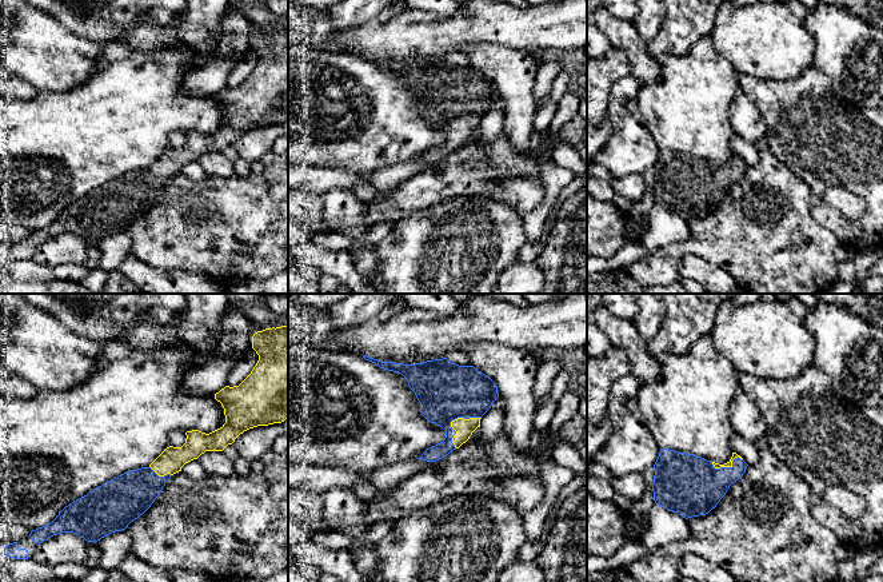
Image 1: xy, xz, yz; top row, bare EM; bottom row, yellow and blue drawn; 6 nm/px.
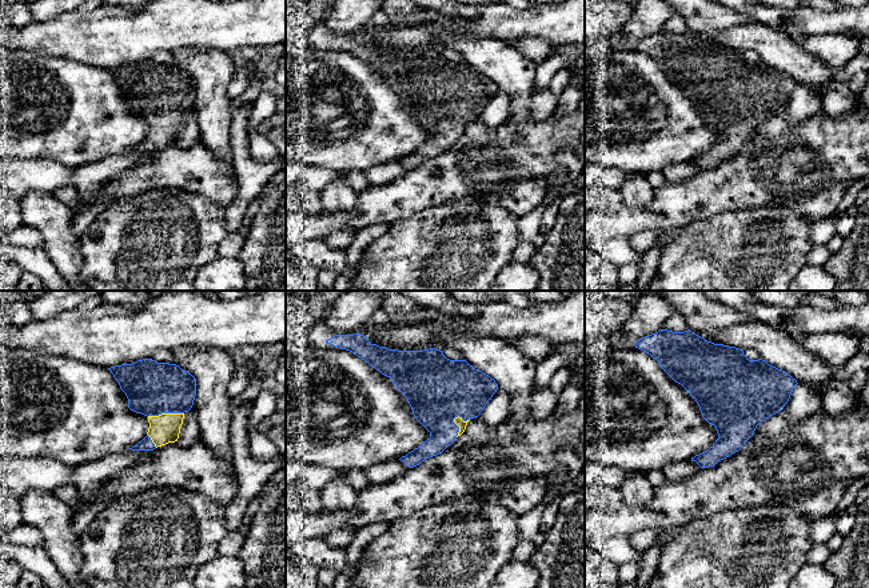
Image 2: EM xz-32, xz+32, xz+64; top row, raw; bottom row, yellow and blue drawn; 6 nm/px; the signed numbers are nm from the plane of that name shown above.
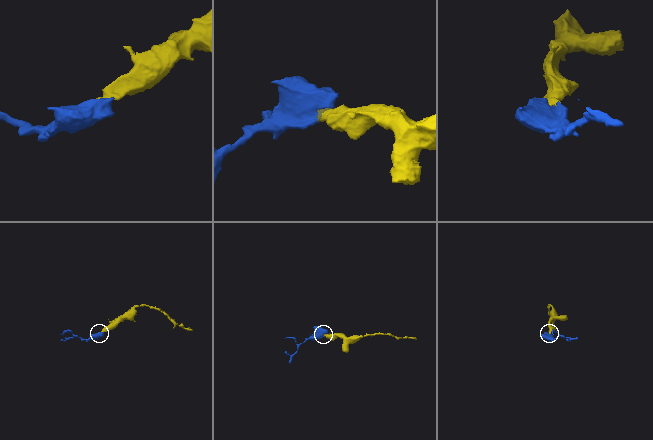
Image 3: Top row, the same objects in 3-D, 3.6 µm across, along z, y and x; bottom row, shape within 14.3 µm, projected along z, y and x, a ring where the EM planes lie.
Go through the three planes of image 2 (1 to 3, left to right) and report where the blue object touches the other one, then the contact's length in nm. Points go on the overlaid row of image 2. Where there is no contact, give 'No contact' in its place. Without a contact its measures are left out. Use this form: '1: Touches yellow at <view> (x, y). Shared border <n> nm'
1: Touches yellow at xz-32 (164, 414). Shared border 220 nm
2: Touches yellow at xz+32 (454, 420). Shared border 140 nm
3: No contact

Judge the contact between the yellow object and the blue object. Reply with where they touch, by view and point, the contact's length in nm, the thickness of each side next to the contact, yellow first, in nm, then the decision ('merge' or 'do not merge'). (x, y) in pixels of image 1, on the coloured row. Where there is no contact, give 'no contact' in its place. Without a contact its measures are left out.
meets yellow in xz at (452, 421); contact 240 nm long; 110 nm thick on the yellow side, 340 nm on the other; merge

